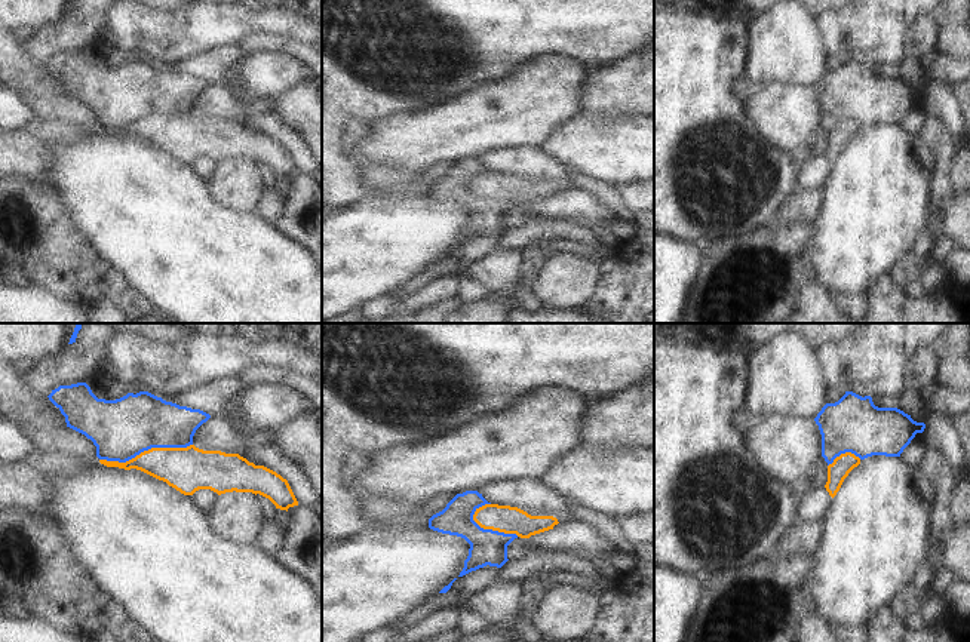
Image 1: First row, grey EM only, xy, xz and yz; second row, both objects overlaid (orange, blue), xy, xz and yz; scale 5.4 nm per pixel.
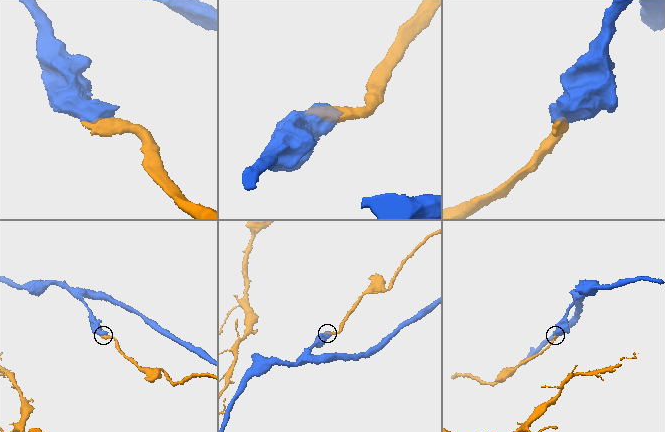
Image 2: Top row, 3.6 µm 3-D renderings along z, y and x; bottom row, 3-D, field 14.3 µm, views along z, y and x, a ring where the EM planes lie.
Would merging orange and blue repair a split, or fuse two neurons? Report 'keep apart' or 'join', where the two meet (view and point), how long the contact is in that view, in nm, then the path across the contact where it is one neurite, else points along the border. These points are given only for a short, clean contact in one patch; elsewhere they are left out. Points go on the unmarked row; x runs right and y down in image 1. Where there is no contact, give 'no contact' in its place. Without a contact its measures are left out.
keep apart | xy (146, 119) | 500 nm

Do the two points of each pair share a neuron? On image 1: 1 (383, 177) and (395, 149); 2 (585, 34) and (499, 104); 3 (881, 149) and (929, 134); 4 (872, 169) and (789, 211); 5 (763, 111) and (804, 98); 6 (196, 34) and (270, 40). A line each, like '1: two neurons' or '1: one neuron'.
1: two neurons
2: two neurons
3: two neurons
4: two neurons
5: one neuron
6: two neurons

